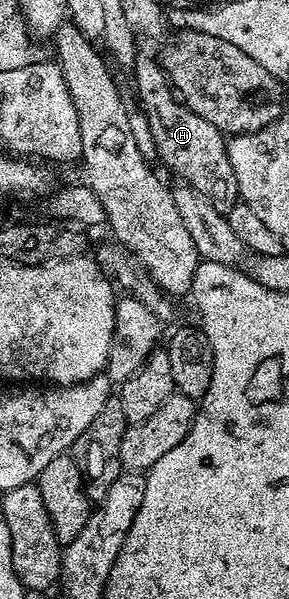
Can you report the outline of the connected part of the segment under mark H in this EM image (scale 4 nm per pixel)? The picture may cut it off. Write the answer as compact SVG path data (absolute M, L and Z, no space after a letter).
M139 56L133 67L134 93L147 115L153 140L156 142L158 161L164 162L179 177L180 183L191 186L201 196L208 198L219 212L226 214L240 201L237 176L229 164L227 144L222 130L209 120L201 120L197 112L184 106L177 97L171 81L158 61Z

